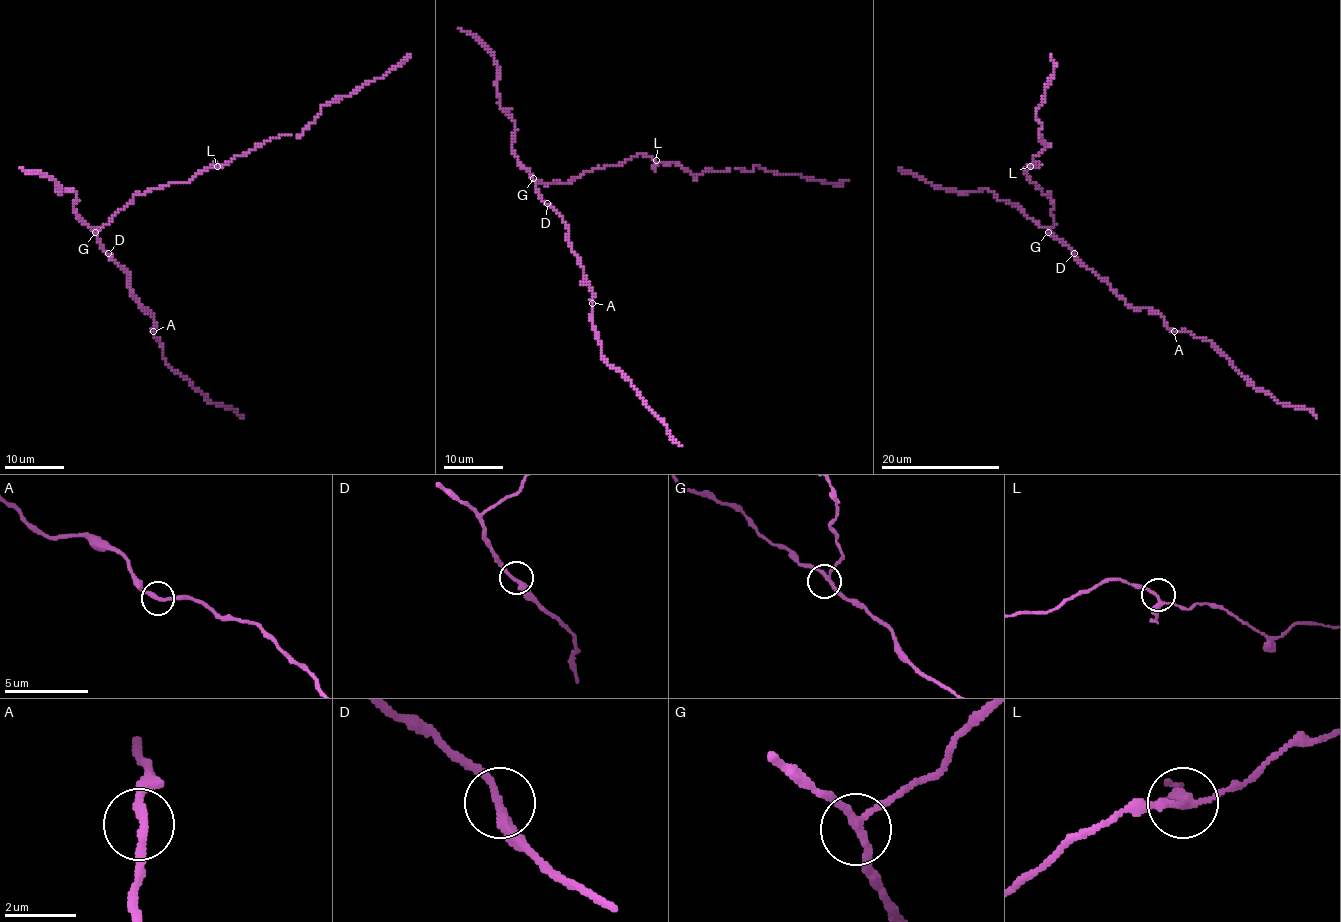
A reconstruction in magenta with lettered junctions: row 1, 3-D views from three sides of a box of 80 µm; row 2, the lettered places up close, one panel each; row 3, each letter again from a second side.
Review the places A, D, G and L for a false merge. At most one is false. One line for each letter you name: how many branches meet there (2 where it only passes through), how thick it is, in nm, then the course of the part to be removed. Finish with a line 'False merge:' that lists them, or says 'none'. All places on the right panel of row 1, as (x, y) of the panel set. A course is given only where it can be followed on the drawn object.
False merge: none

